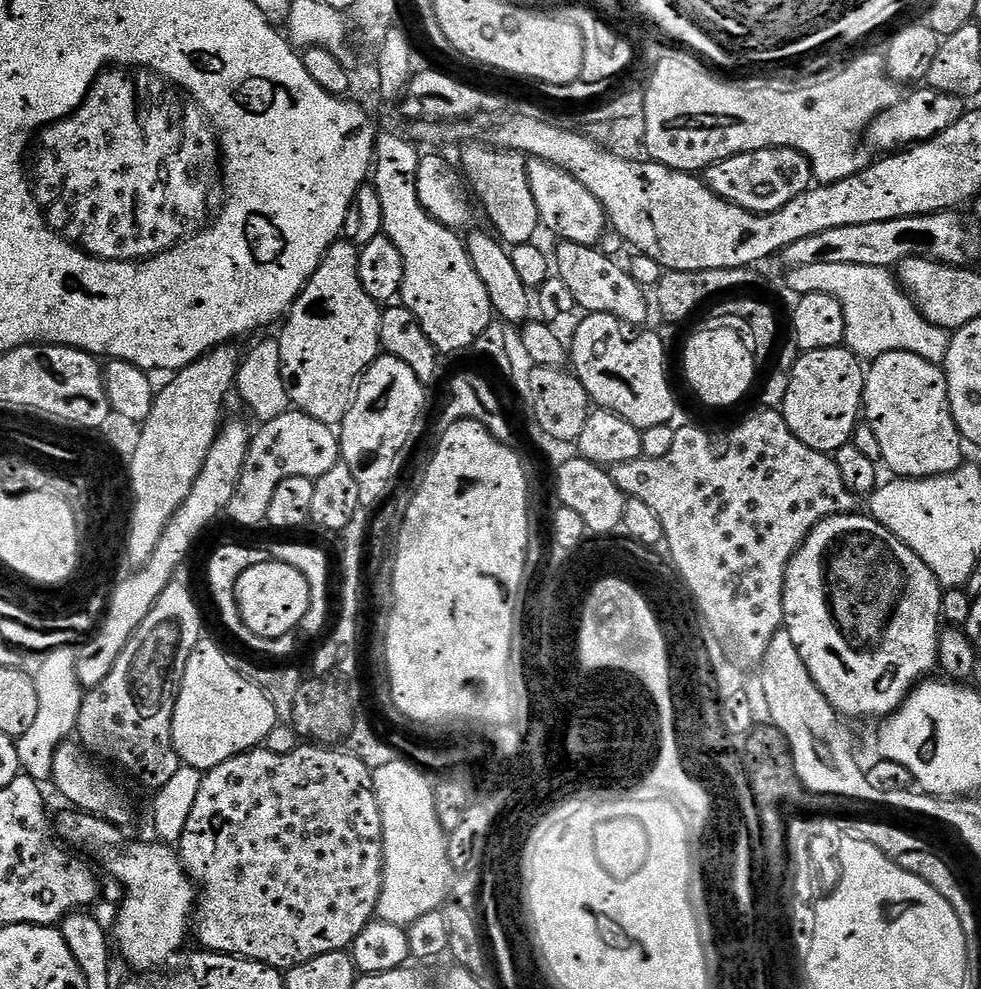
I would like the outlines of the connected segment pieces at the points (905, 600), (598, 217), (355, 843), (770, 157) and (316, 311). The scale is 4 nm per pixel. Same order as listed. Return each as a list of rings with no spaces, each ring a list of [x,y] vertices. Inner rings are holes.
[[[849,514],[847,516],[828,516],[814,526],[812,533],[804,539],[804,545],[794,554],[792,561],[788,563],[786,578],[784,579],[784,628],[794,638],[794,646],[798,646],[798,654],[802,654],[802,662],[806,662],[806,670],[810,670],[810,678],[822,690],[824,697],[836,707],[836,711],[845,718],[851,716],[881,716],[887,718],[903,704],[908,693],[921,683],[929,675],[931,668],[937,667],[938,642],[940,641],[940,630],[942,617],[940,613],[940,599],[942,589],[940,583],[934,578],[930,566],[922,562],[902,543],[890,530],[872,519],[871,515]]]
[[[533,158],[528,160],[528,177],[540,223],[557,236],[557,241],[594,248],[605,239],[610,228],[608,217],[594,194],[586,190],[578,179],[548,161]]]
[[[315,742],[301,743],[290,754],[274,754],[263,746],[243,752],[211,770],[203,773],[204,781],[198,790],[194,810],[186,821],[186,830],[178,845],[178,855],[184,871],[198,889],[198,903],[194,913],[194,940],[201,949],[221,952],[224,956],[240,956],[243,960],[257,960],[271,968],[287,970],[318,954],[343,952],[351,949],[354,938],[376,916],[378,898],[384,877],[384,831],[382,814],[378,810],[378,798],[374,794],[373,769],[368,768],[361,758],[351,750],[340,746],[321,746]]]
[[[767,148],[731,156],[705,168],[702,179],[715,195],[753,213],[778,211],[814,184],[812,165],[793,148]]]
[[[341,238],[330,245],[318,270],[306,282],[298,298],[283,317],[284,329],[278,332],[281,346],[281,374],[291,403],[318,422],[339,426],[352,405],[354,389],[364,371],[381,355],[380,313],[381,305],[366,294],[358,274],[360,249]]]

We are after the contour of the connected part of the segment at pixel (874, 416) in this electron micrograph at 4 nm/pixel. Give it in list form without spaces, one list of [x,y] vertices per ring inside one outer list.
[[[887,352],[875,357],[867,365],[862,416],[865,421],[868,419],[868,428],[872,431],[877,446],[880,447],[879,459],[882,464],[884,459],[884,464],[892,471],[893,477],[925,480],[931,476],[950,474],[965,463],[965,445],[962,443],[960,431],[950,410],[948,383],[944,377],[944,369],[939,364],[932,364],[926,358],[918,358],[918,354]]]

